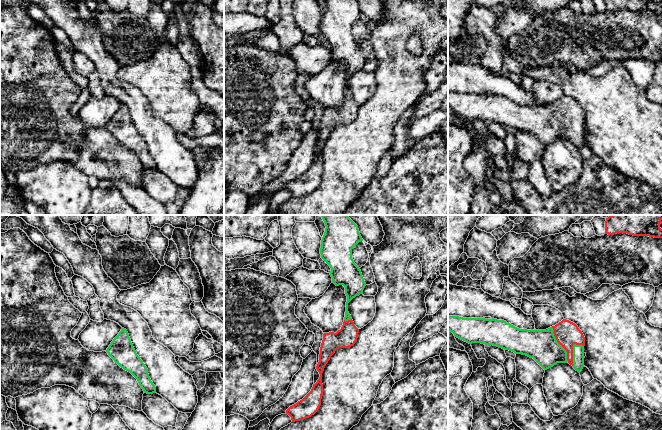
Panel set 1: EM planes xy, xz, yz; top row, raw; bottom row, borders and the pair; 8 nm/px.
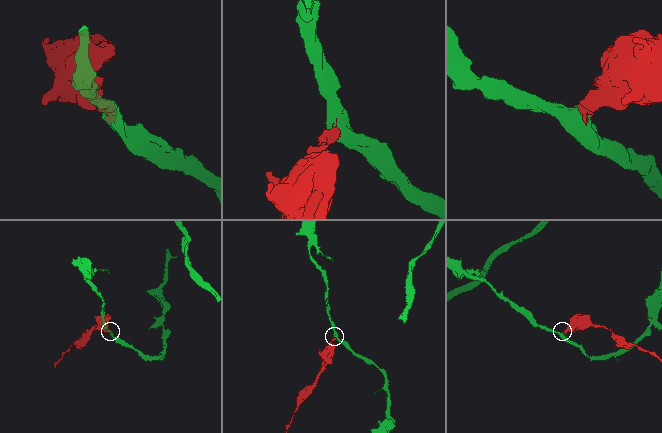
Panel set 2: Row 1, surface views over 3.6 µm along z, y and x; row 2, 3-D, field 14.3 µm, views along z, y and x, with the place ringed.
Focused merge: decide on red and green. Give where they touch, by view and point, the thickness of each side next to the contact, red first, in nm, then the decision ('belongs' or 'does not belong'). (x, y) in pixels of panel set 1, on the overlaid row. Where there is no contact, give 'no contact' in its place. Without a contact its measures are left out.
contact yz (559, 343); calibres 200 and 260 nm; belongs

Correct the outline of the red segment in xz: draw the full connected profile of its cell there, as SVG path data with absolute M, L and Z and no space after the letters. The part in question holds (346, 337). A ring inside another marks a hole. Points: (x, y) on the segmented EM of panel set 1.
M321 215L325 232L321 240L321 258L330 266L332 282L345 287L347 296L344 322L336 333L323 334L319 362L316 366L319 379L311 391L296 404L286 410L292 422L304 420L314 415L323 395L322 373L331 356L338 348L349 348L355 344L359 329L354 325L348 312L348 303L363 293L366 286L360 268L354 263L352 249L363 241L358 226L347 215Z

